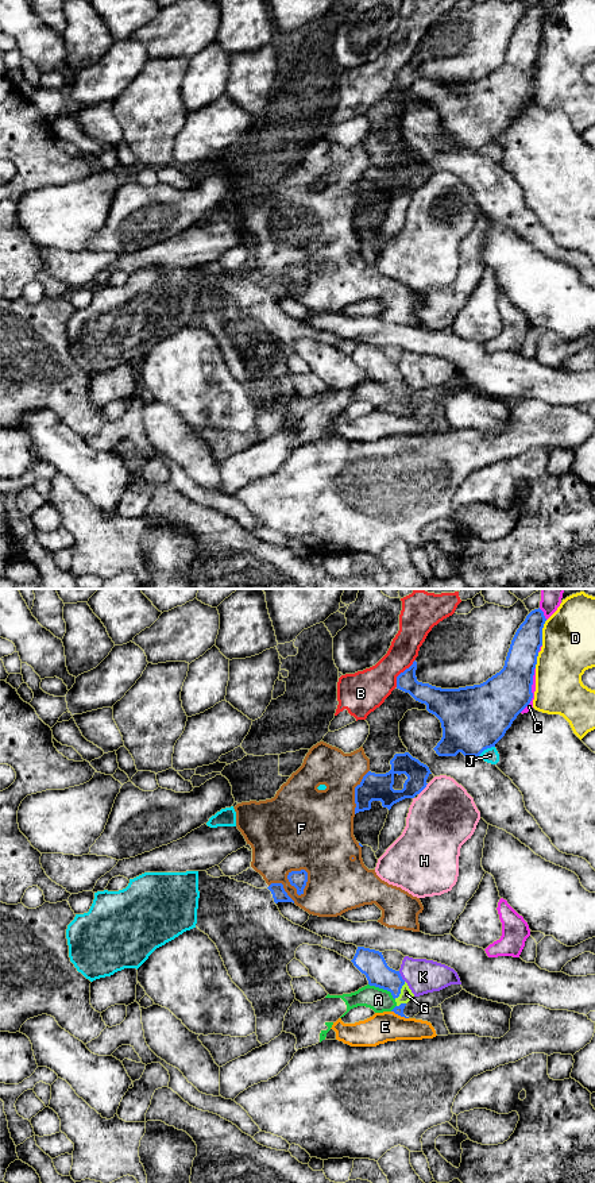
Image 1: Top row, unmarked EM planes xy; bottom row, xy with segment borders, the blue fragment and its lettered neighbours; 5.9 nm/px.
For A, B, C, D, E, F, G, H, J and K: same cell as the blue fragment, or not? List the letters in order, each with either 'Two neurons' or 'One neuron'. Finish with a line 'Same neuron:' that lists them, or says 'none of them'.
A: Two neurons
B: Two neurons
C: Two neurons
D: Two neurons
E: Two neurons
F: Two neurons
G: Two neurons
H: Two neurons
J: Two neurons
K: Two neurons
Same neuron: none of them

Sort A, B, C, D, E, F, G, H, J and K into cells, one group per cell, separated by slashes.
A G / B / C / D / E / F / H / J / K

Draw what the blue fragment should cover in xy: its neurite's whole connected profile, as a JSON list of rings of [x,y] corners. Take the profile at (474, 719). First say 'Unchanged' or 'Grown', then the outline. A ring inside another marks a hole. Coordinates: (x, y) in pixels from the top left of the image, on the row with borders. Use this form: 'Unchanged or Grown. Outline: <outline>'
Unchanged. Outline: [[[540,608],[532,610],[526,616],[525,621],[519,625],[511,640],[503,668],[480,685],[459,689],[441,689],[429,683],[418,682],[416,677],[416,660],[409,668],[397,677],[397,689],[409,693],[416,701],[425,704],[426,710],[440,720],[443,737],[433,748],[438,756],[456,756],[459,752],[461,752],[464,756],[479,756],[484,750],[495,747],[495,744],[511,727],[517,716],[530,704],[533,698],[533,675],[537,664],[538,651],[542,646],[542,628],[545,621],[546,619]]]

